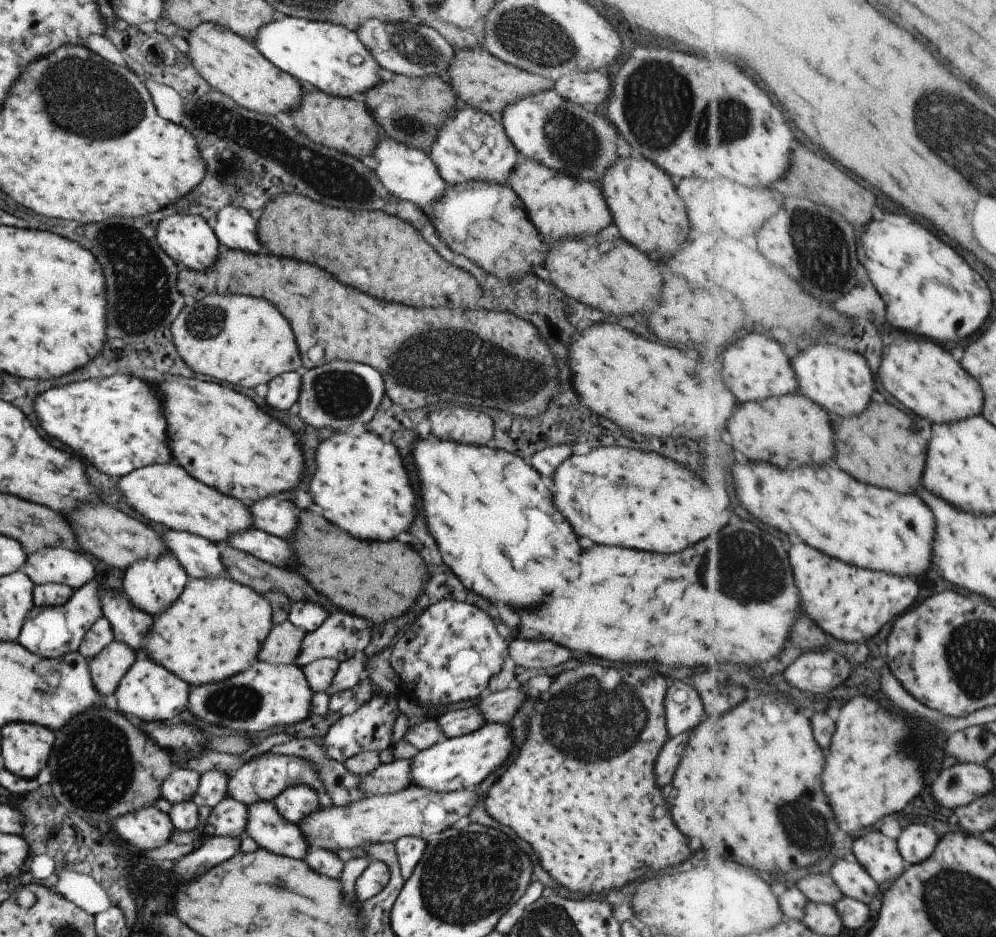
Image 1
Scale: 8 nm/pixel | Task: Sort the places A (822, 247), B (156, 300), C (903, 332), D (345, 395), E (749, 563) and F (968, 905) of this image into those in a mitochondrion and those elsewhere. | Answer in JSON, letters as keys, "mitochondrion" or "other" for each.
{"A":"mitochondrion","B":"mitochondrion","C":"other","D":"mitochondrion","E":"mitochondrion","F":"mitochondrion"}

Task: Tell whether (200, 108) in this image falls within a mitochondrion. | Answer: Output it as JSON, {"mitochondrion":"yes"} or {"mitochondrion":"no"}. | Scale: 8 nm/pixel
{"mitochondrion":"yes"}

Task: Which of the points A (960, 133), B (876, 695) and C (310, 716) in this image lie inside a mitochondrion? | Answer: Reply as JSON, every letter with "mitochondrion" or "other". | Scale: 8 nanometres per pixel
{"A":"mitochondrion","B":"other","C":"other"}

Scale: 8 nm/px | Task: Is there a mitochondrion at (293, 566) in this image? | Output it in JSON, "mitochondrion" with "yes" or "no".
{"mitochondrion":"no"}

